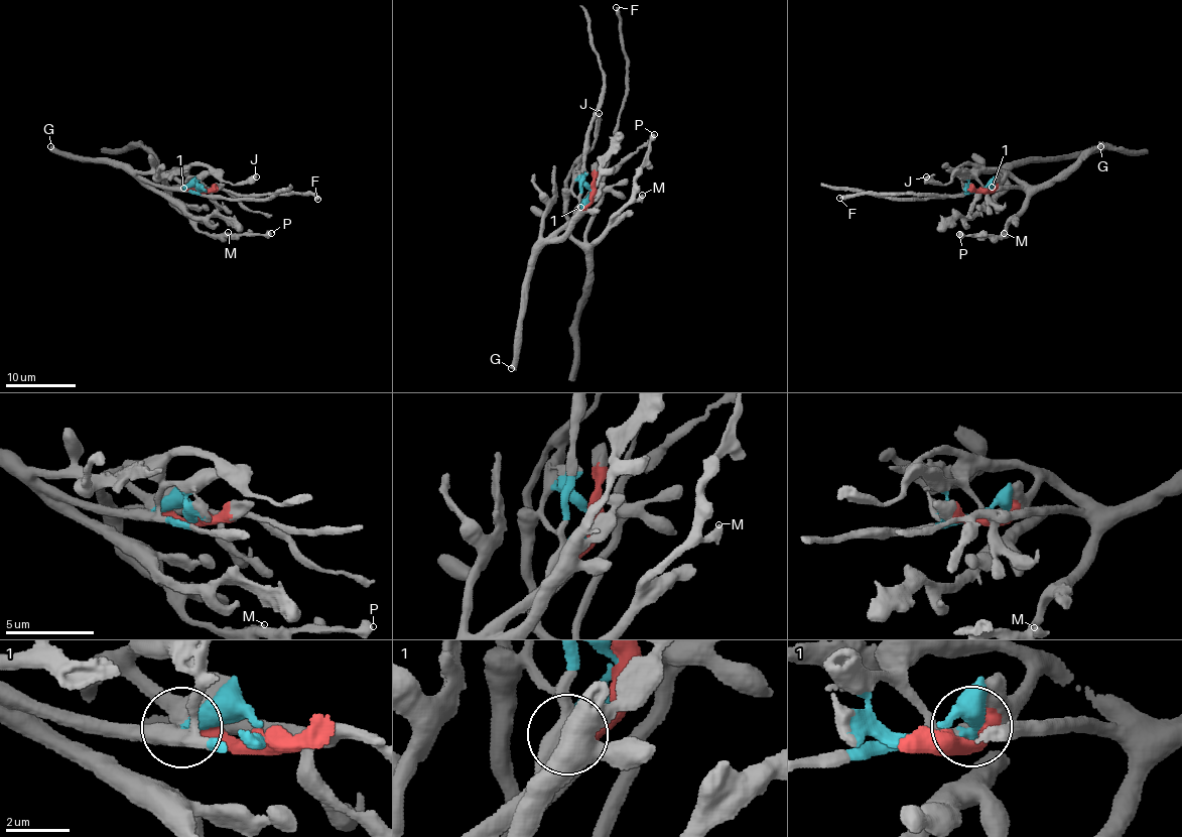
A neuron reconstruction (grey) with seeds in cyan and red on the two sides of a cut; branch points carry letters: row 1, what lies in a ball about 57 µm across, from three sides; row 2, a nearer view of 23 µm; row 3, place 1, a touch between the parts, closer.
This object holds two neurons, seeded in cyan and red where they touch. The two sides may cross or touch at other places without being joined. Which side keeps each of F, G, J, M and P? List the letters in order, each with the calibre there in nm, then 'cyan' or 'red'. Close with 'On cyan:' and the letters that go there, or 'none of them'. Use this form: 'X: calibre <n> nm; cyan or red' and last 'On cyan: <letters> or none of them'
F: calibre 400 nm; red
G: calibre 550 nm; cyan
J: calibre 650 nm; red
M: calibre 400 nm; red
P: calibre 550 nm; red
On cyan: G

